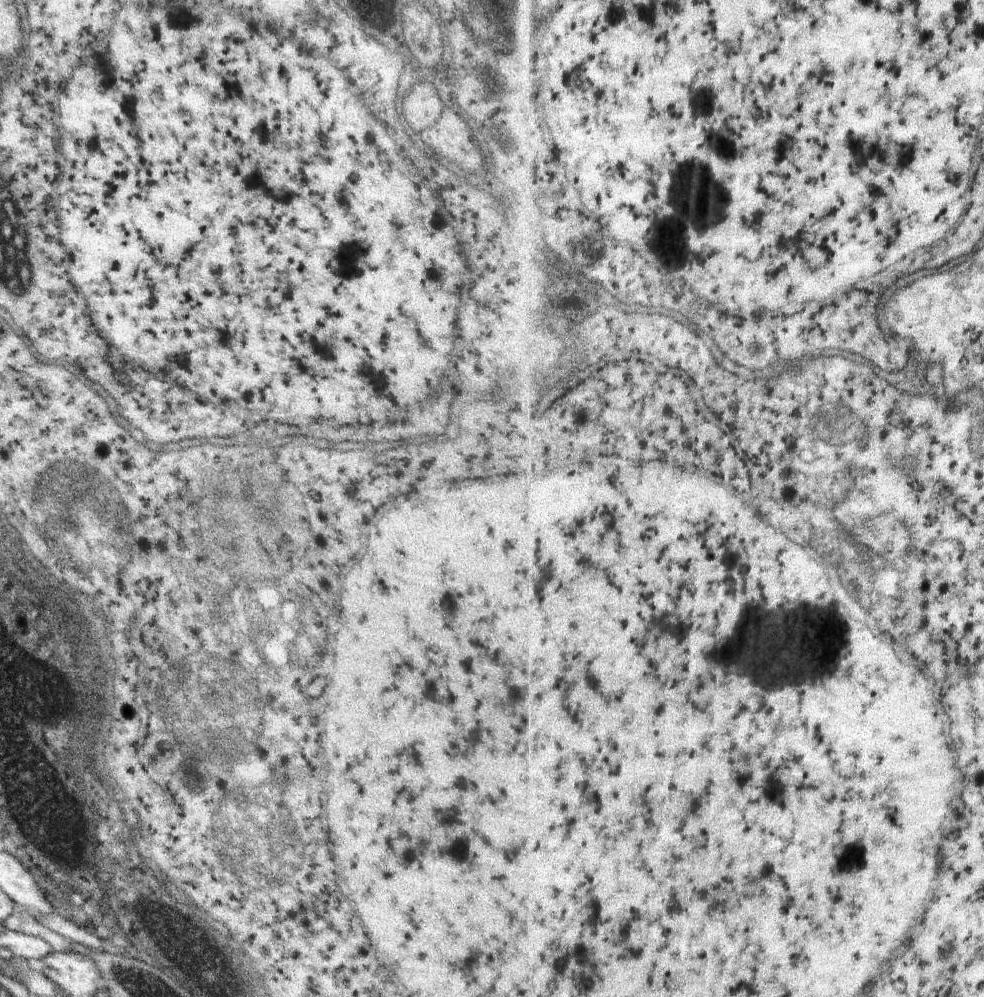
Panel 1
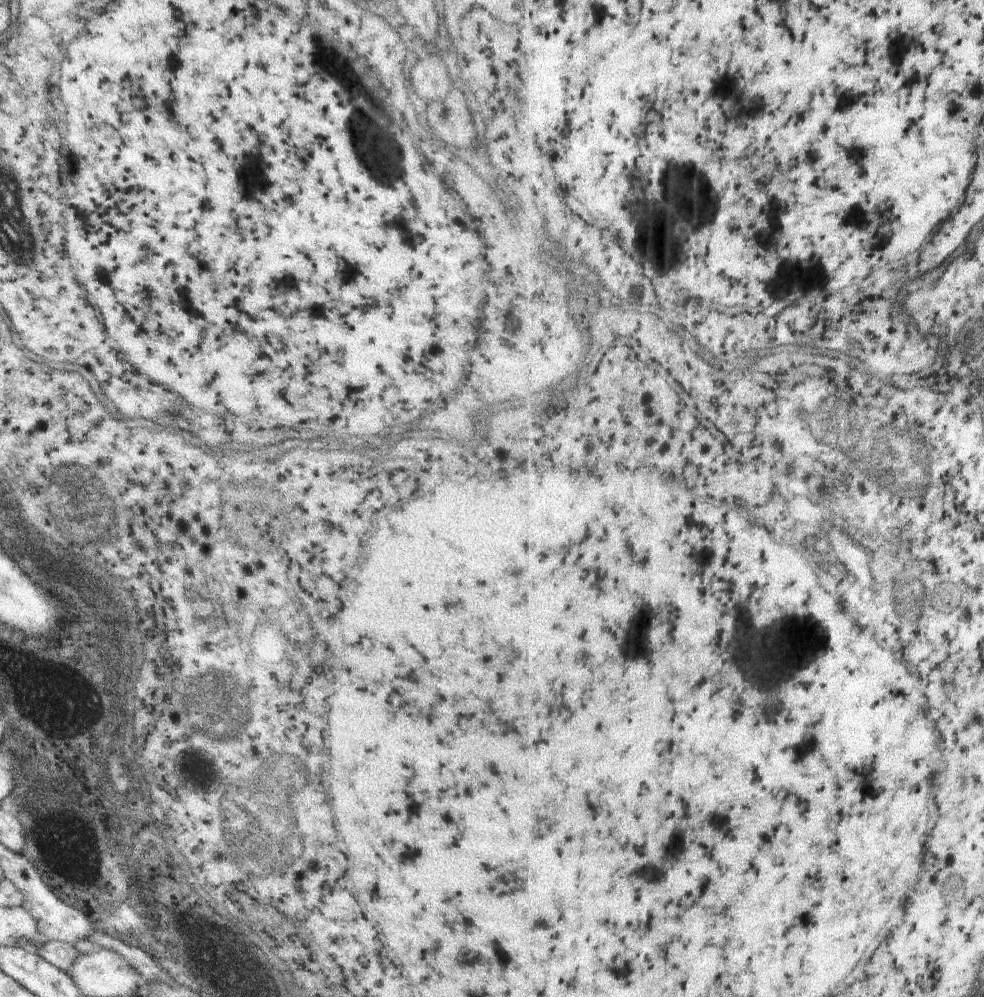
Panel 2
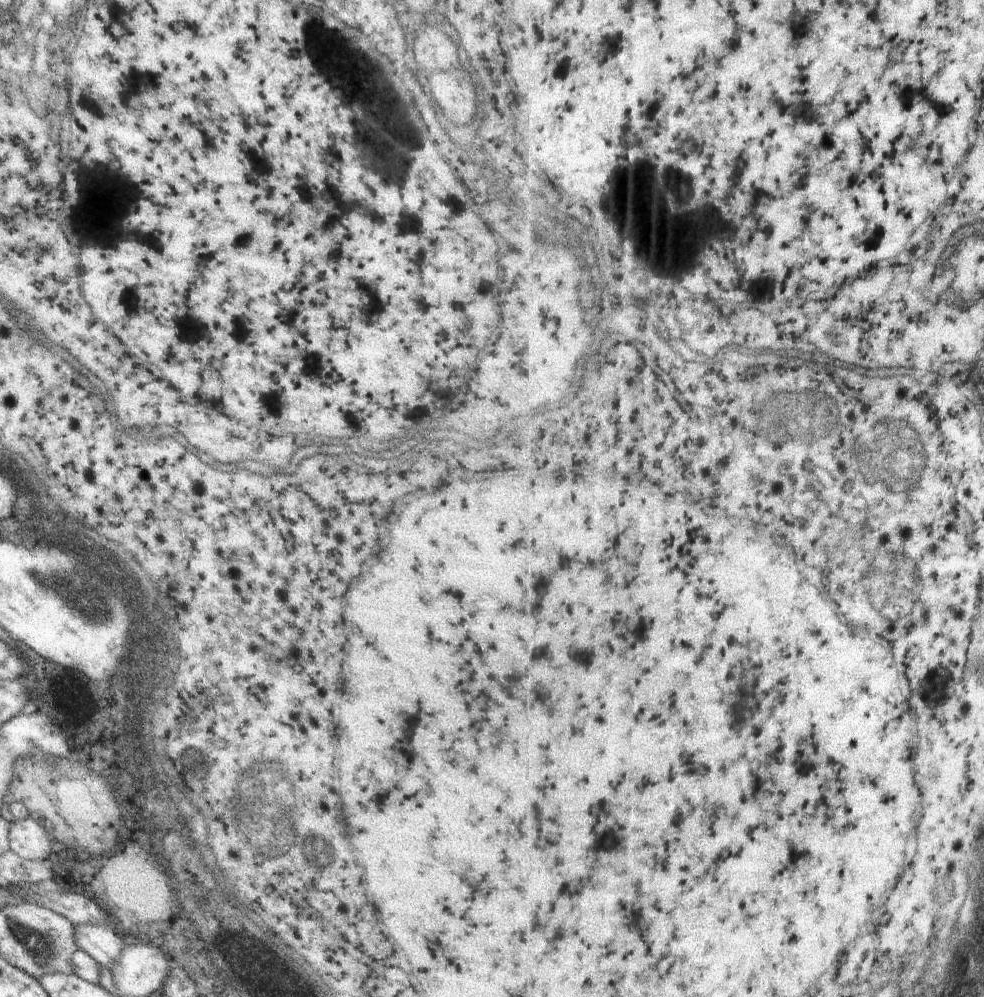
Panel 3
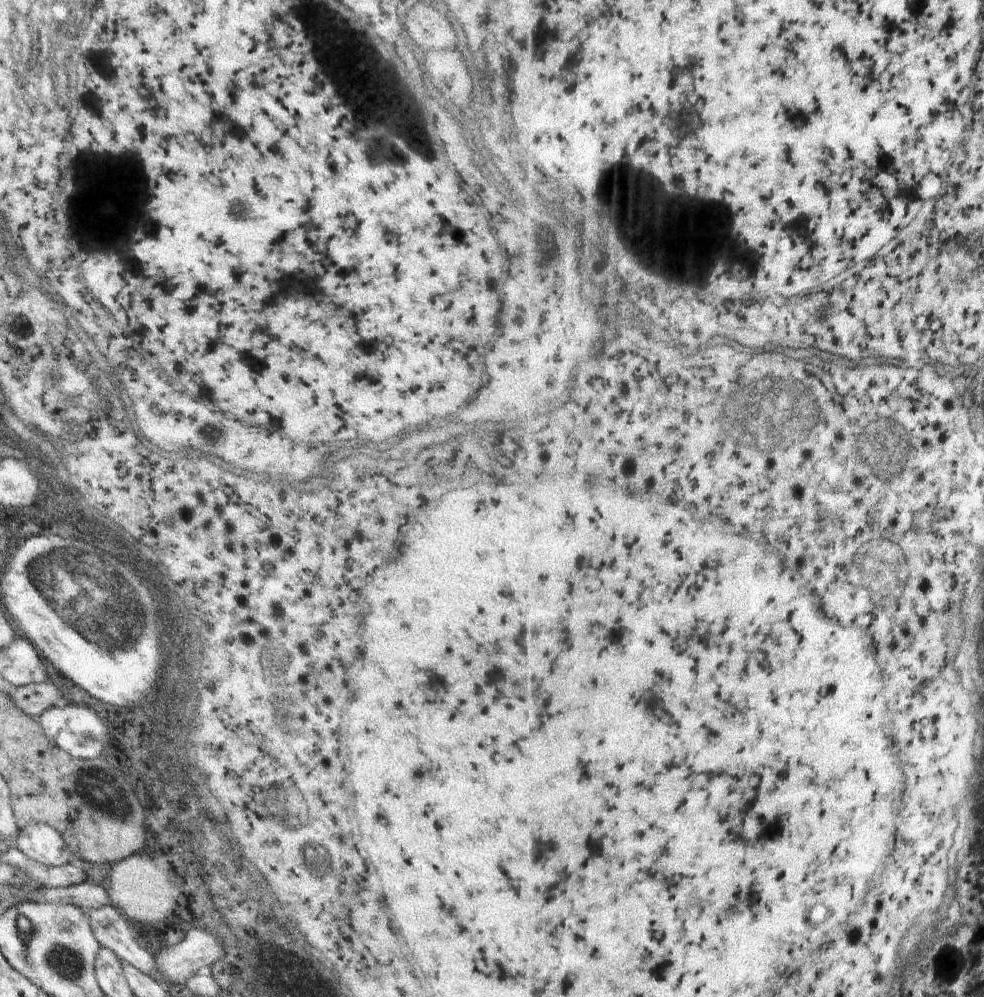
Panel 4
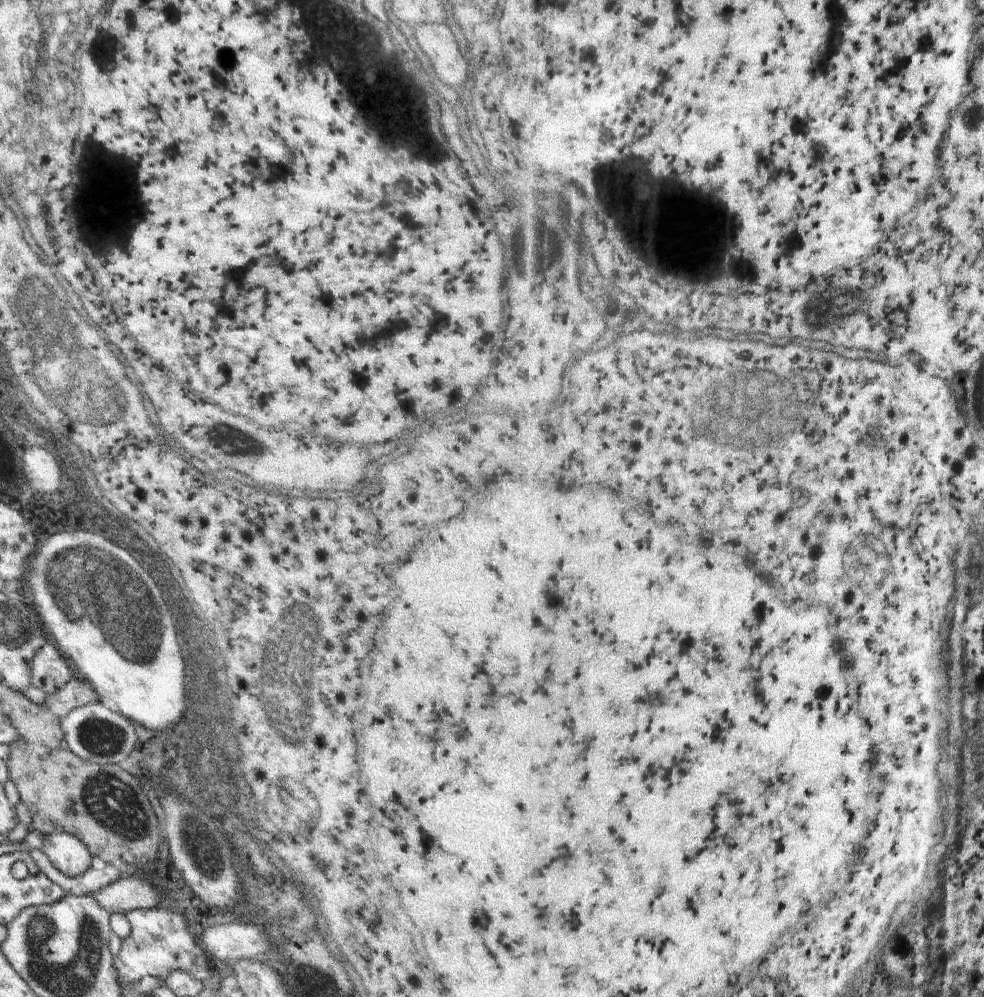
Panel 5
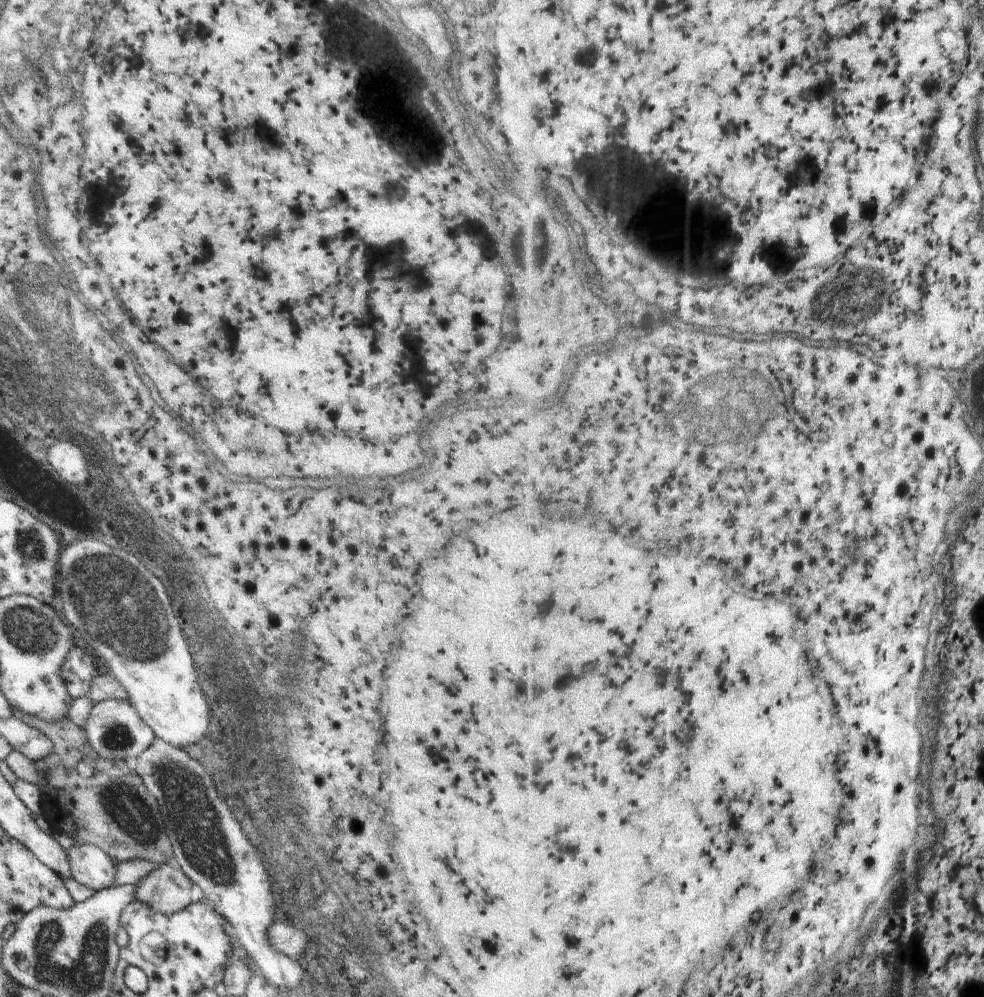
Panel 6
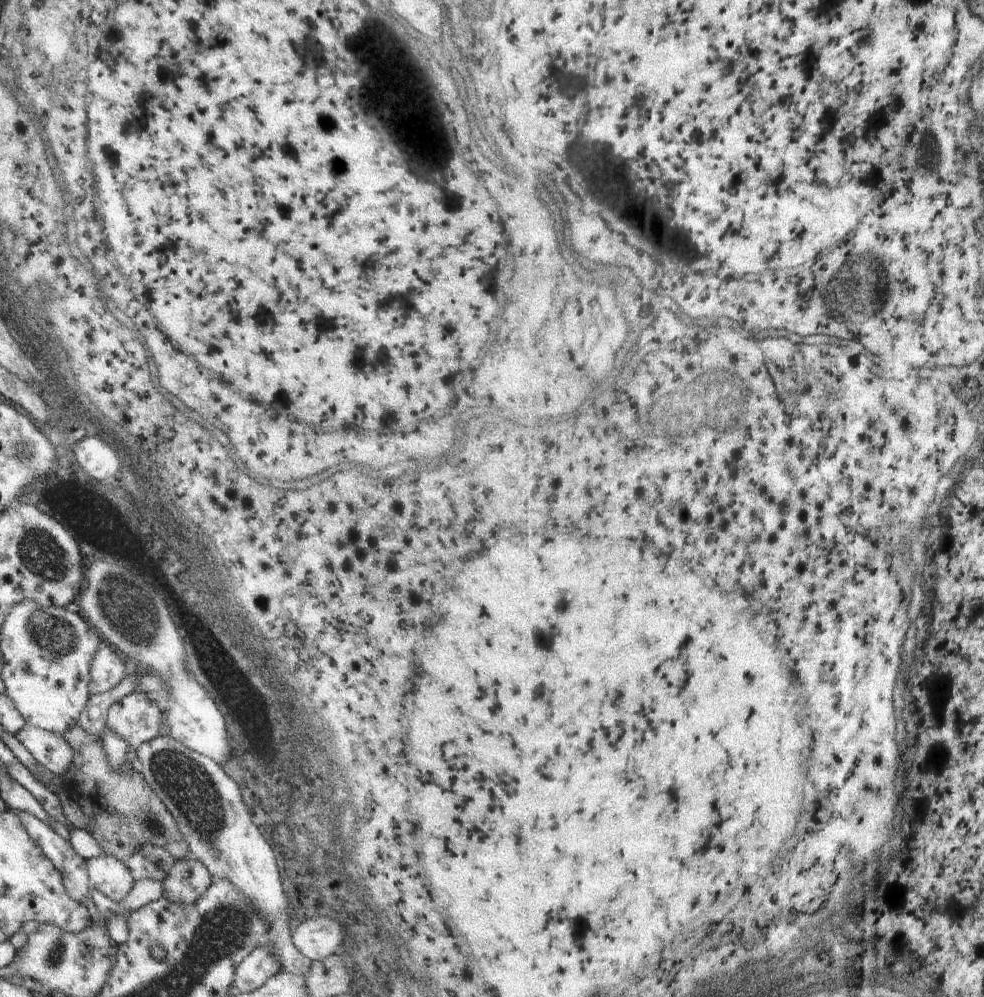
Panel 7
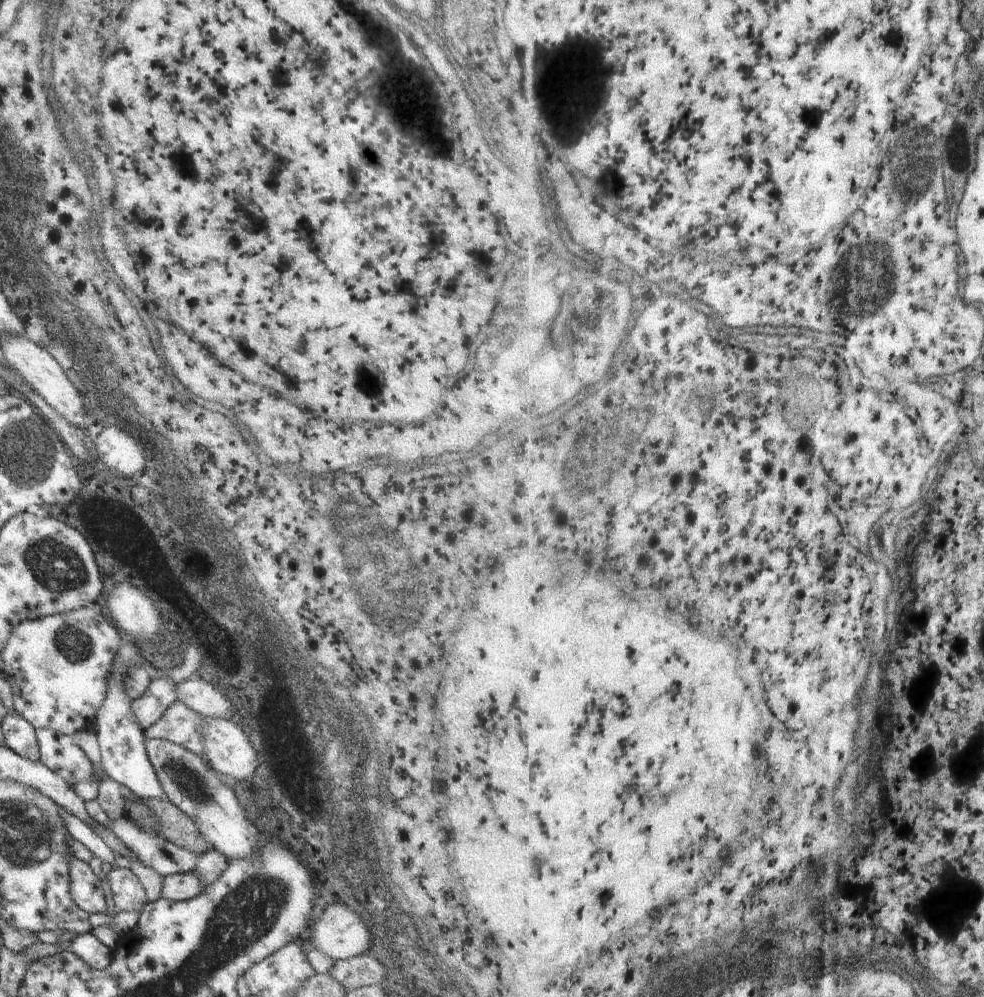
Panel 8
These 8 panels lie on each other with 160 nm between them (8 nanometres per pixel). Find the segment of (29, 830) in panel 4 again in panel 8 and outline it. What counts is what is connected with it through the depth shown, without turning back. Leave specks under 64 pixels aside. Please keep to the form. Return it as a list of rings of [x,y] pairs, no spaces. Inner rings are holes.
[[[116,867],[106,874],[110,880],[116,912],[141,912],[147,903],[146,891],[138,877],[130,870]]]

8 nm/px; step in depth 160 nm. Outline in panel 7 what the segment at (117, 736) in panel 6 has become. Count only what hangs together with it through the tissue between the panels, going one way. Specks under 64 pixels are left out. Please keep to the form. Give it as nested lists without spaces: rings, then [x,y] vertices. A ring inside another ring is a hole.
[[[134,691],[109,708],[105,718],[105,726],[110,727],[121,737],[124,737],[131,744],[132,748],[135,749],[143,742],[160,736],[159,726],[162,722],[162,715],[159,703],[149,699],[146,693]]]

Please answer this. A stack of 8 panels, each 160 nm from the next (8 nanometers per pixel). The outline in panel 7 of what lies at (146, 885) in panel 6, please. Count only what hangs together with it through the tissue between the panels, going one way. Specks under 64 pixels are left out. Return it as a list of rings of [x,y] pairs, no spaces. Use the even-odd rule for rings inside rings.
[[[180,859],[162,881],[165,896],[176,905],[185,905],[200,900],[212,884],[212,875],[203,862],[196,859]]]

